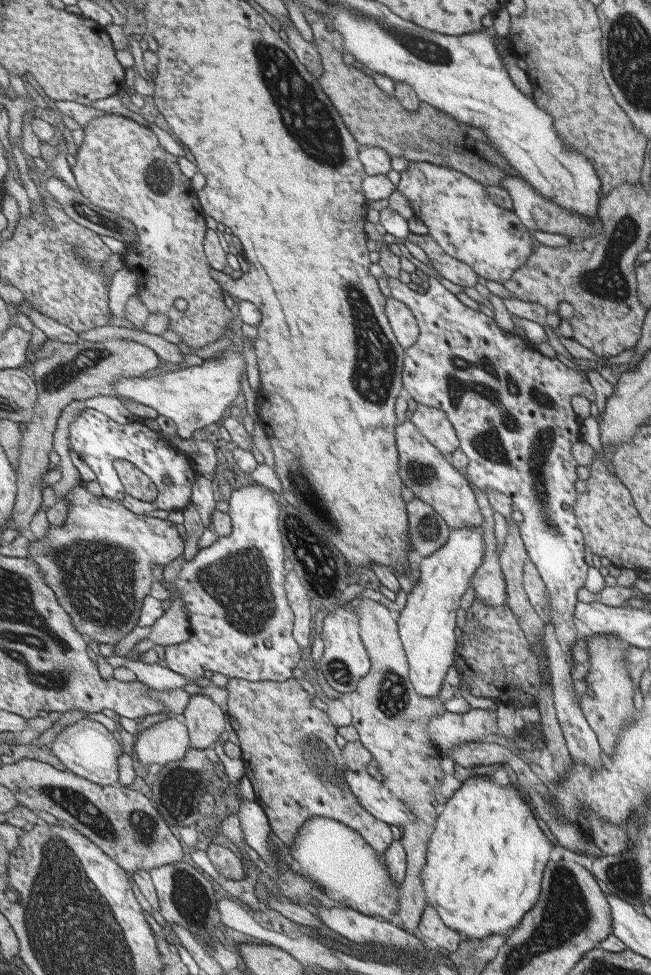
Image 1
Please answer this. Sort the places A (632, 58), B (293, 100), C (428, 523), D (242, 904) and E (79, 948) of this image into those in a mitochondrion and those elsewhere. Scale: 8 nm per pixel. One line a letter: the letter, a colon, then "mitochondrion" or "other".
A: mitochondrion
B: mitochondrion
C: mitochondrion
D: other
E: mitochondrion

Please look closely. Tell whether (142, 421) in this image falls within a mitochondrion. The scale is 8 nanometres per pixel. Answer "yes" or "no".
no

